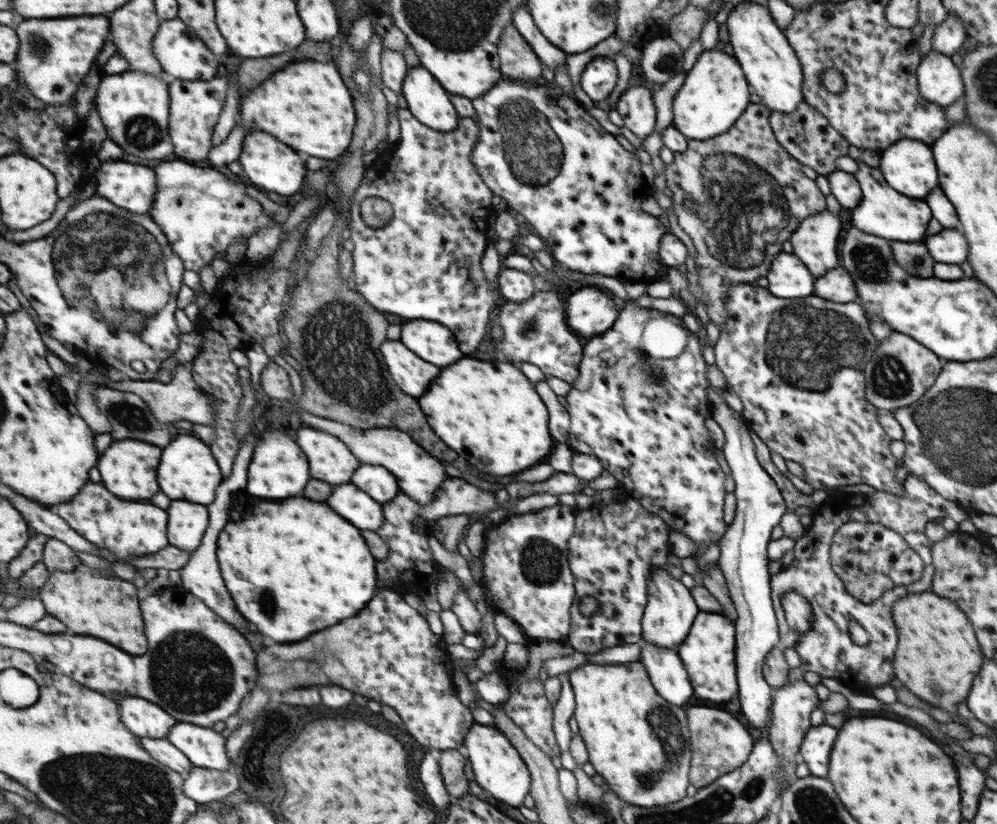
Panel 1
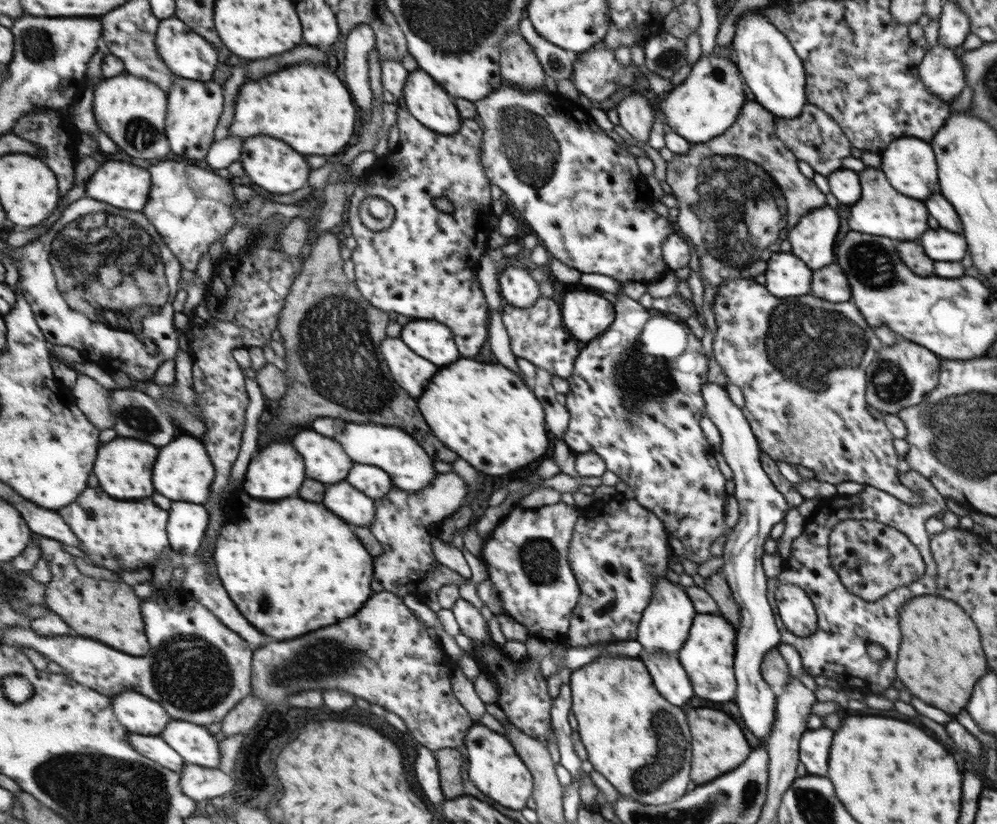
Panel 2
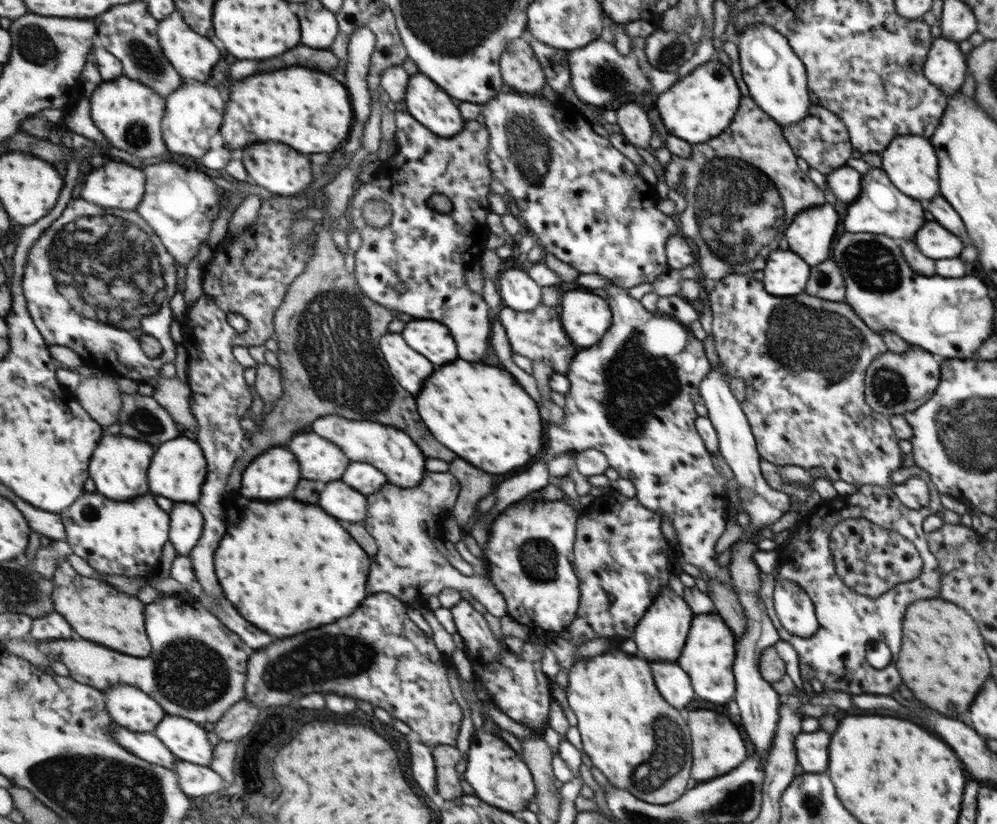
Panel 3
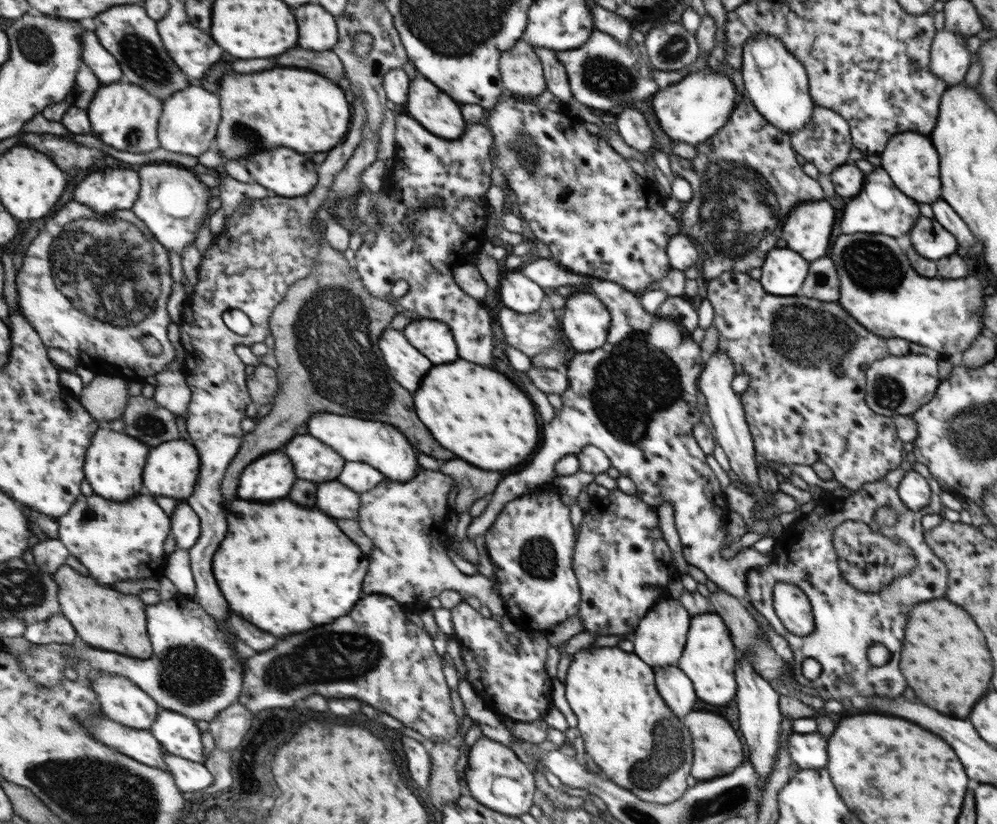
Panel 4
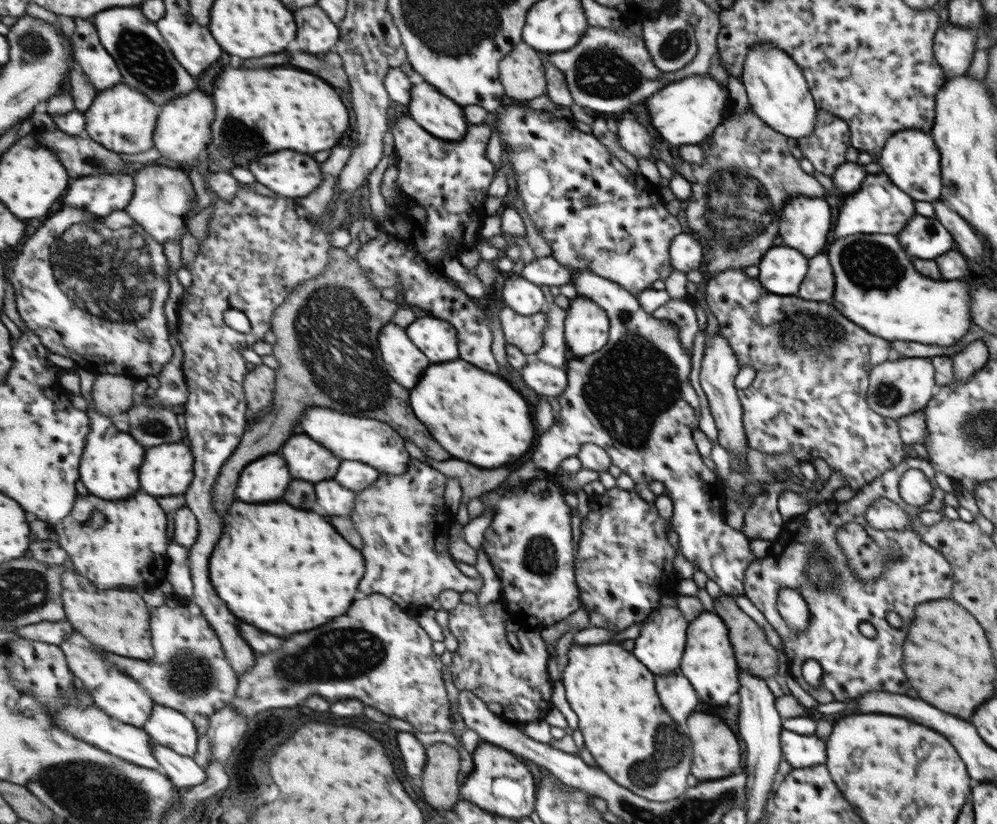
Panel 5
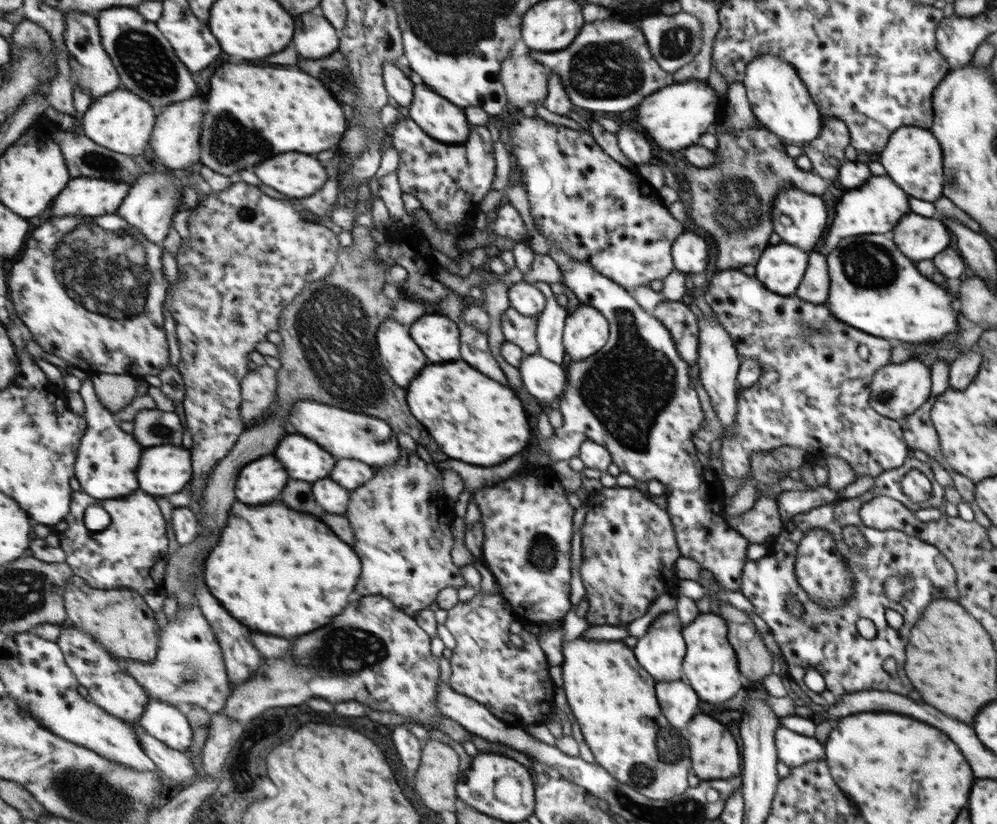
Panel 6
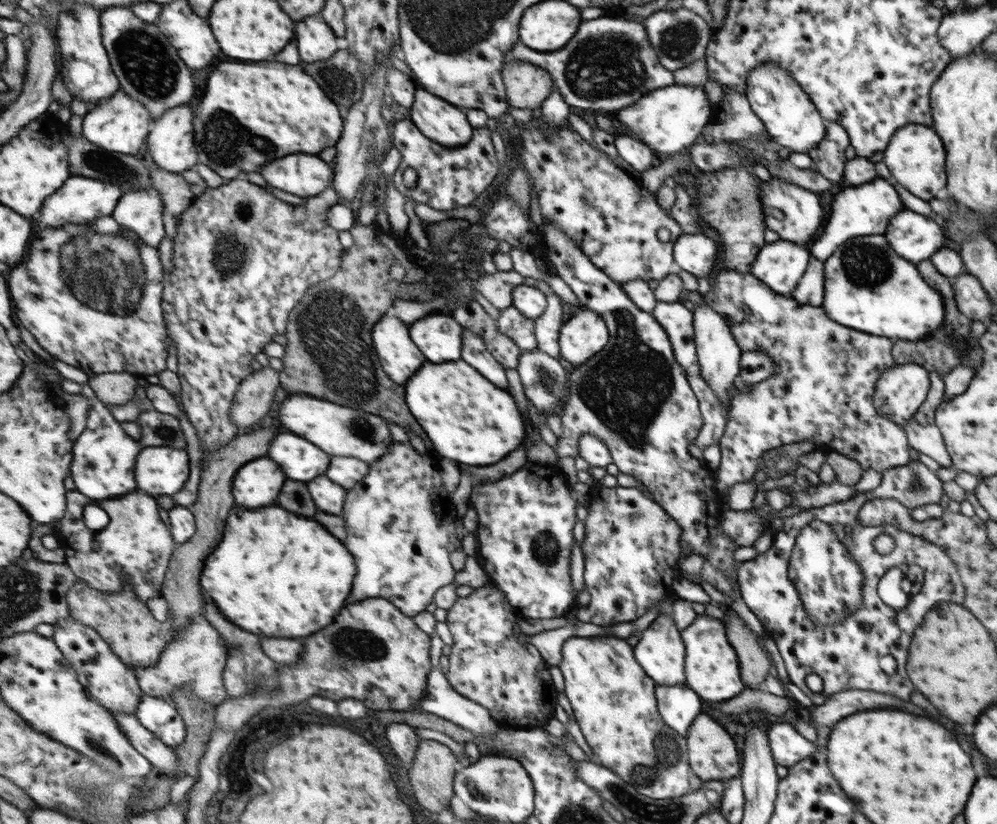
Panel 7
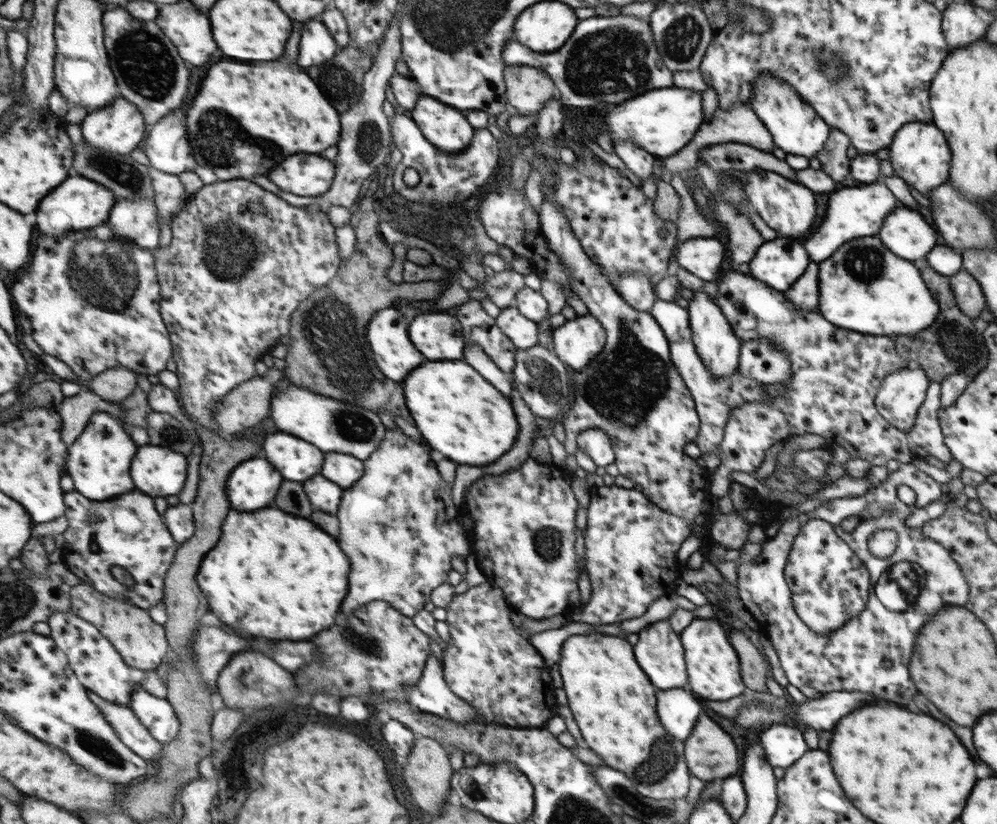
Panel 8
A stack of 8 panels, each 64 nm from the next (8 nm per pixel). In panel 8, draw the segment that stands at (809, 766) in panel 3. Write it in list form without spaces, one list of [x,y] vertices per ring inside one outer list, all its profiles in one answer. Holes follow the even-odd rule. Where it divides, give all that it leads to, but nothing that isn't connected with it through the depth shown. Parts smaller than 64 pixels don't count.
[[[775,724],[767,730],[759,732],[759,740],[761,740],[761,748],[765,754],[765,762],[771,768],[791,768],[793,764],[797,764],[797,760],[801,760],[801,756],[805,756],[809,752],[805,740],[803,740],[803,732],[799,732],[797,728],[785,726],[785,724]]]

